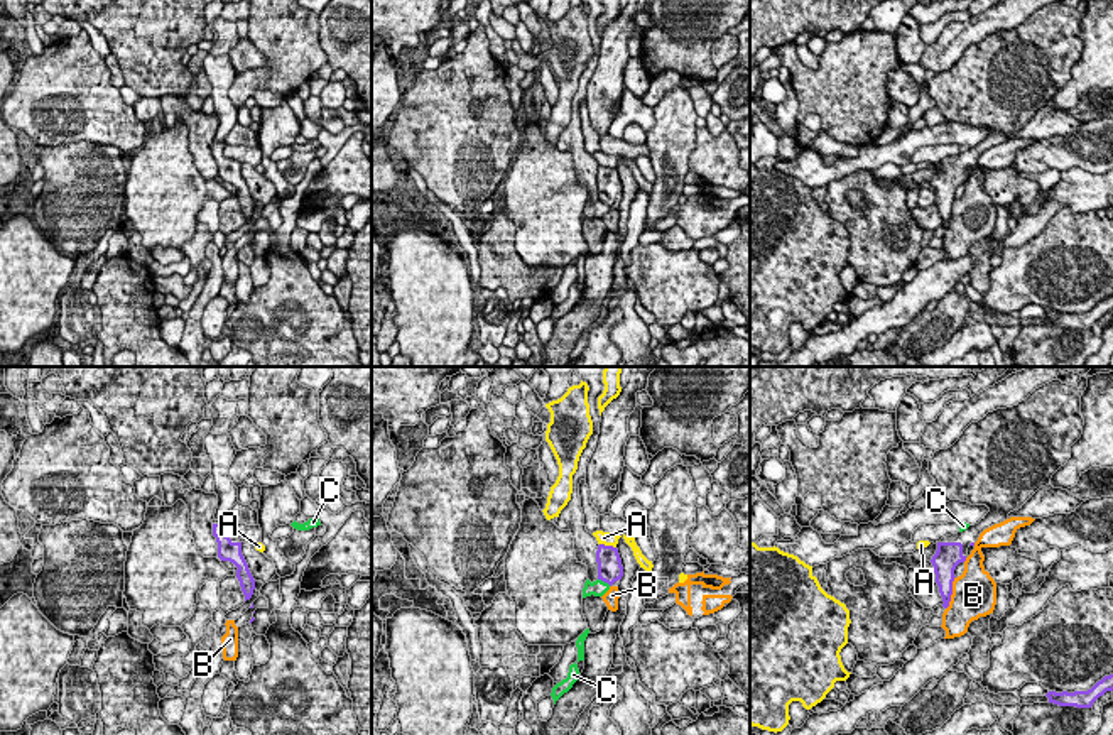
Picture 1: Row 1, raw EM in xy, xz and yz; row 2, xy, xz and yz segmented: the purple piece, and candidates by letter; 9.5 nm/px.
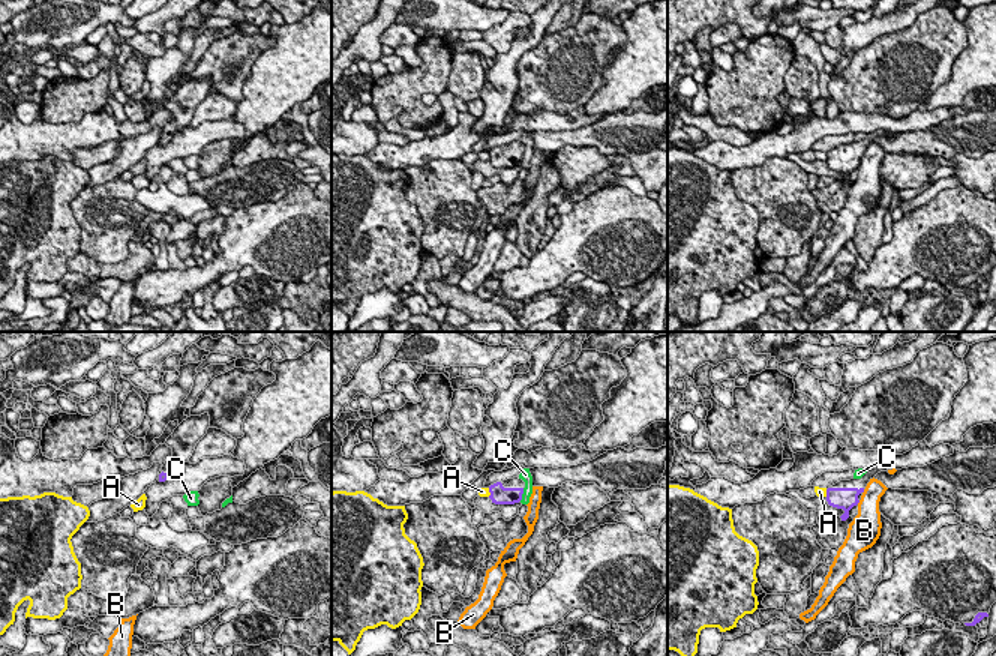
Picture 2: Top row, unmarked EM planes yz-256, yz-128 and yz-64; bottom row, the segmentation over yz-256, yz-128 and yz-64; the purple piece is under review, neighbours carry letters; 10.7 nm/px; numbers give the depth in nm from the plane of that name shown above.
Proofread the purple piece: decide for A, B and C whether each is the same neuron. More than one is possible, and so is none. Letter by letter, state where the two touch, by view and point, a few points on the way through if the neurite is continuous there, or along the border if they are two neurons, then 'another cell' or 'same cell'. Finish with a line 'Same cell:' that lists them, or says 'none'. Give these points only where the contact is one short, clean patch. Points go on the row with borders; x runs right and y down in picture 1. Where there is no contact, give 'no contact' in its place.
A: contact xz (608, 546); border xz (600, 543), (615, 548); another cell
B: contact yz (951, 593); another cell
C: contact xz (605, 582); border xz (598, 578), (610, 585); another cell
Same cell: none

